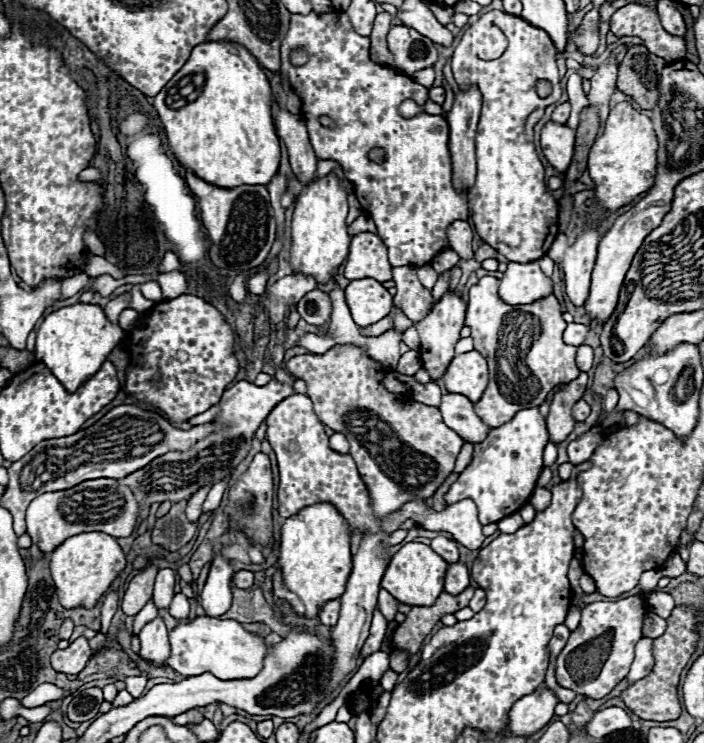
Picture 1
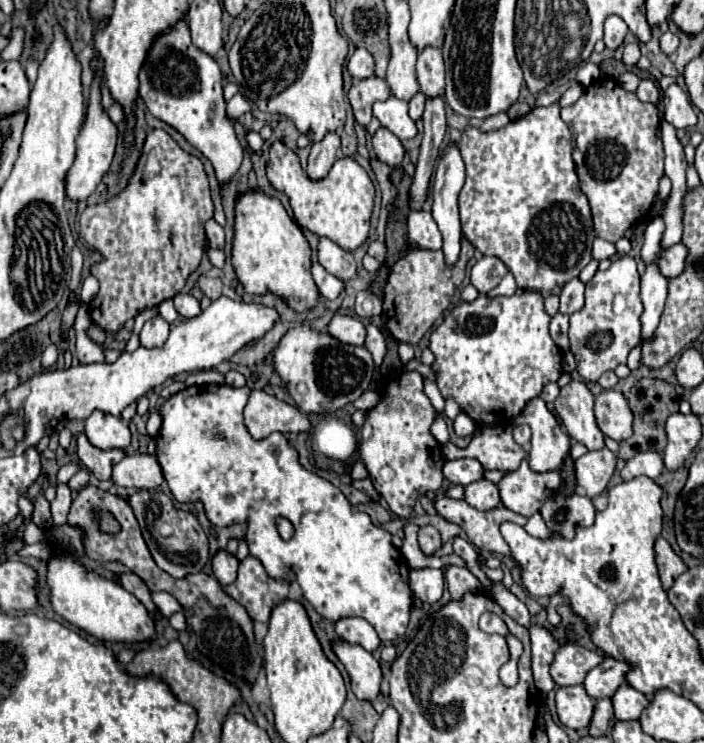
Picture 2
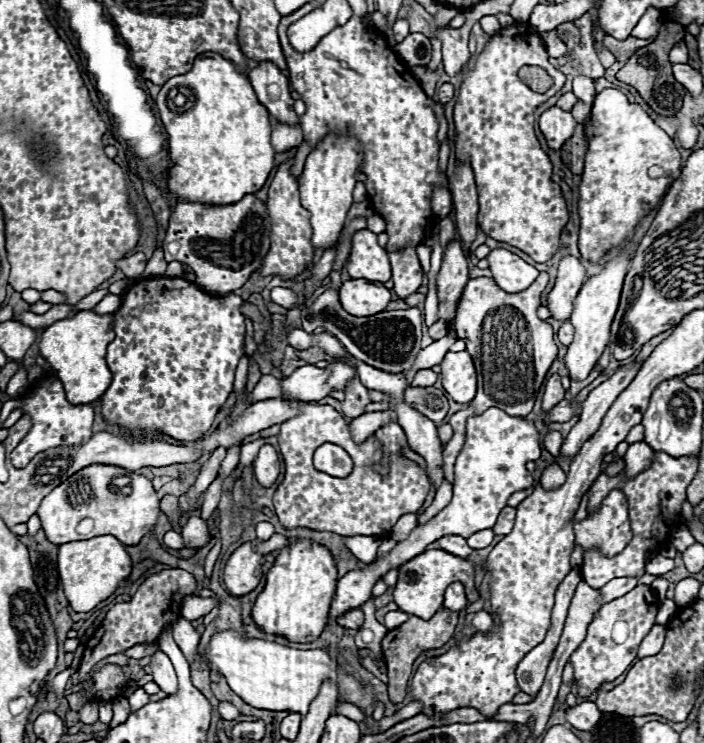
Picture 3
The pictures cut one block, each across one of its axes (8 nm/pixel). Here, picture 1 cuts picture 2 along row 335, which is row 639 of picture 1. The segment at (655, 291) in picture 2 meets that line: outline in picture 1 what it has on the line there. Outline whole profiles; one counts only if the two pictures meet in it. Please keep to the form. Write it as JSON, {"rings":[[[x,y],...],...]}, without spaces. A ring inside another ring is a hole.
{"rings":[[[642,638],[638,644],[636,644],[636,658],[632,662],[632,668],[628,672],[628,682],[636,682],[640,678],[644,678],[646,674],[650,674],[654,666],[654,656],[652,656],[652,638]]]}

